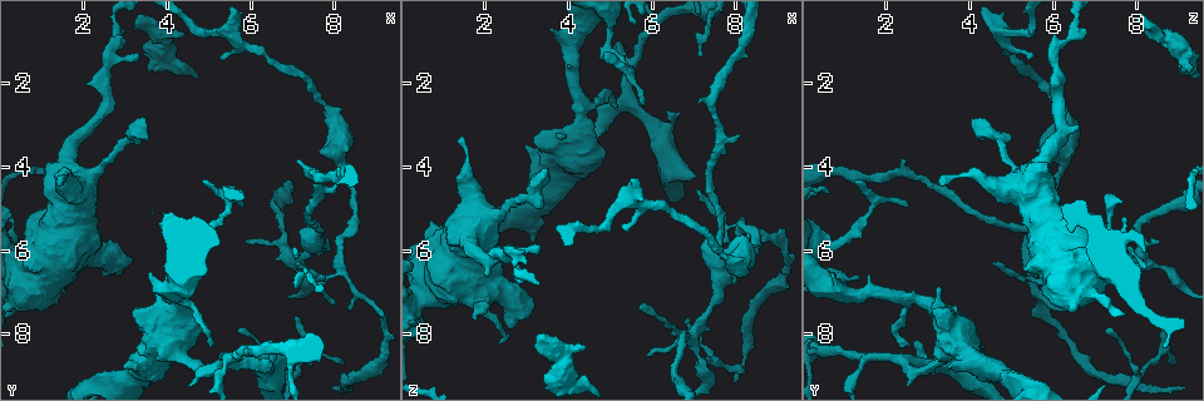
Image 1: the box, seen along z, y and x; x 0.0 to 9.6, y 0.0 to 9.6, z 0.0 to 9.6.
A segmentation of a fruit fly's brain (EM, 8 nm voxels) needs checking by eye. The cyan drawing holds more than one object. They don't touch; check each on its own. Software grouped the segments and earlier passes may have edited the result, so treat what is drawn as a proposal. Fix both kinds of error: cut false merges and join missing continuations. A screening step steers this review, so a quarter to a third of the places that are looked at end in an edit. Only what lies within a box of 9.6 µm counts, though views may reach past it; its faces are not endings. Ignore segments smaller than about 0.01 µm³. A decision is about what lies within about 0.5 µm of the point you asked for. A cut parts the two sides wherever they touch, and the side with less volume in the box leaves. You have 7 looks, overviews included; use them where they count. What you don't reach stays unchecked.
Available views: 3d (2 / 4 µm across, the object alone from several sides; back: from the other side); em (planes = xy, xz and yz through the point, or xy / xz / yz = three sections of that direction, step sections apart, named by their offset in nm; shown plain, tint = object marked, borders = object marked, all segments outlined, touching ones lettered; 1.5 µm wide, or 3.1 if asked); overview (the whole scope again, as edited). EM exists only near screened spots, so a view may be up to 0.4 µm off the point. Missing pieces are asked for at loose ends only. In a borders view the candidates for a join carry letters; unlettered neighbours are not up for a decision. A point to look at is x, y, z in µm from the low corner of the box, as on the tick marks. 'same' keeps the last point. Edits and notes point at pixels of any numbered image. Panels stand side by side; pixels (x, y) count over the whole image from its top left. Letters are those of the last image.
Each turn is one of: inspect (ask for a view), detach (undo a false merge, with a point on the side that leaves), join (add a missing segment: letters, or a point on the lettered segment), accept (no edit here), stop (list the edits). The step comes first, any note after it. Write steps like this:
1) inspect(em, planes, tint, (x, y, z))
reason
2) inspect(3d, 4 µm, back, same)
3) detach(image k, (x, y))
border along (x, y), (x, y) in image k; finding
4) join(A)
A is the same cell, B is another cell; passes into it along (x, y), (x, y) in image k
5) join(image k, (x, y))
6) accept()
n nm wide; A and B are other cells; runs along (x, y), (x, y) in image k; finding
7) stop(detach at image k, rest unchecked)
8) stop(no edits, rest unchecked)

inspect(em, planes, borders, (7.15, 6.70, 1.35))
branch stops here

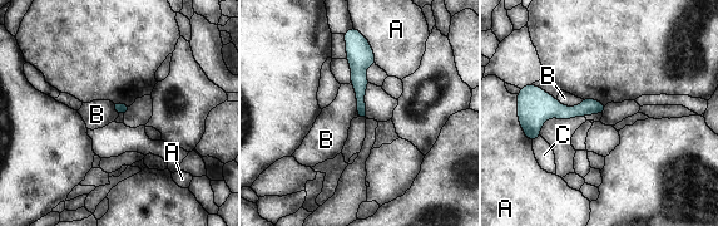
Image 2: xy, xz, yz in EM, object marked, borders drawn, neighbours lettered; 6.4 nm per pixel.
accept()
A, B and C are other cells; border along (351, 82), (355, 89), (356, 117) in image 2; no lettered segment goes on from it

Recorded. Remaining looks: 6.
inspect(em, xy, step 8, tint, (3.50, 3.05, 4.10))
end of a long branch

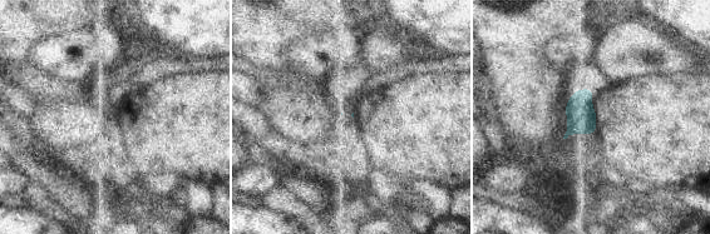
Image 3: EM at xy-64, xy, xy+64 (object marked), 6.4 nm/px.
inspect(em, planes, borders, same)

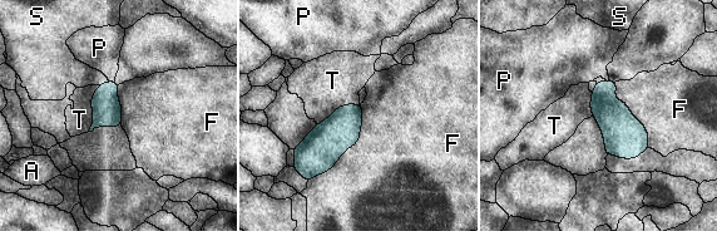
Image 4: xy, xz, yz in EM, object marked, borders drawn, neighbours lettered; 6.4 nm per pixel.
accept()
A, F, P, S and T are other cells; border along (361, 104), (360, 138), (307, 182) in image 4; no lettered segment goes on from it

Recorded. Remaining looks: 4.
inspect(3d, 4 µm, back, (7.05, 7.60, 8.60))
branch stops here

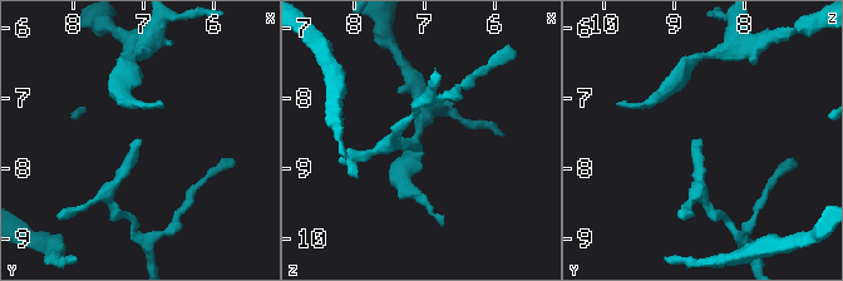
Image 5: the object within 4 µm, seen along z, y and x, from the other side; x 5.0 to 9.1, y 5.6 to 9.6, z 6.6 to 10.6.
inspect(em, planes, borders, (7.00, 7.60, 8.65))

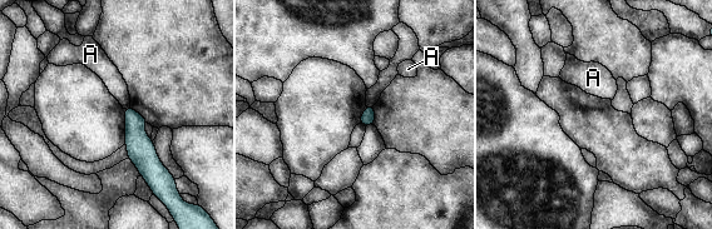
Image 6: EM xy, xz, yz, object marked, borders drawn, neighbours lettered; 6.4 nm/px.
accept()
A is another cell; border along (129, 105), (125, 109) in image 6; none of them fits

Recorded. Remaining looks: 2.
stop(no edits, rest unchecked)

